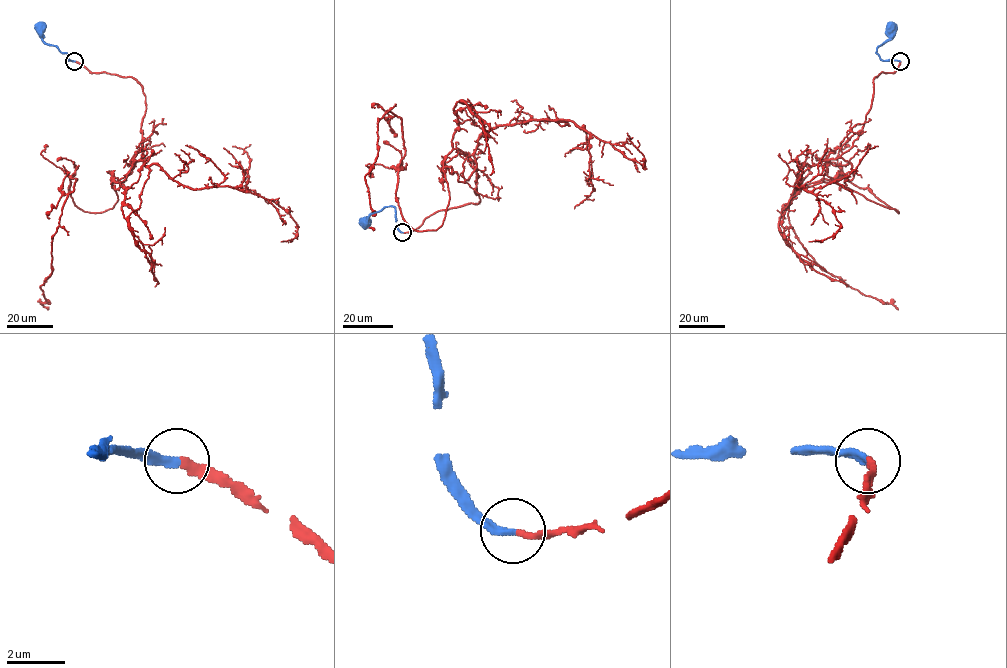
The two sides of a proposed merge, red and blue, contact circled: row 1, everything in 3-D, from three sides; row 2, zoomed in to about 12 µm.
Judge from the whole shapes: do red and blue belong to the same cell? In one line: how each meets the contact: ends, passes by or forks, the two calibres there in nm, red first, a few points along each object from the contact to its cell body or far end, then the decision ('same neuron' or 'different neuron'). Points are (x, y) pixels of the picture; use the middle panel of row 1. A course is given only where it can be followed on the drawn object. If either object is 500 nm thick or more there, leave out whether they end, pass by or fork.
red ends; blue ends; calibres 280 and 300 nm; course red (403, 232), (479, 202), (477, 173), (467, 153), (443, 163), (443, 224), (413, 229), (388, 110), (374, 230); course blue (402, 232), (395, 226), (395, 209), (392, 206), (373, 212), (366, 226); same neuron

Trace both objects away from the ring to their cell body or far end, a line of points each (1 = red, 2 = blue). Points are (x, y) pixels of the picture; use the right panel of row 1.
1: (899, 61), (827, 158), (833, 180), (898, 212), (842, 178), (800, 186), (788, 213), (826, 271), (898, 309)
2: (899, 61), (882, 60), (876, 52), (890, 38), (894, 27)

